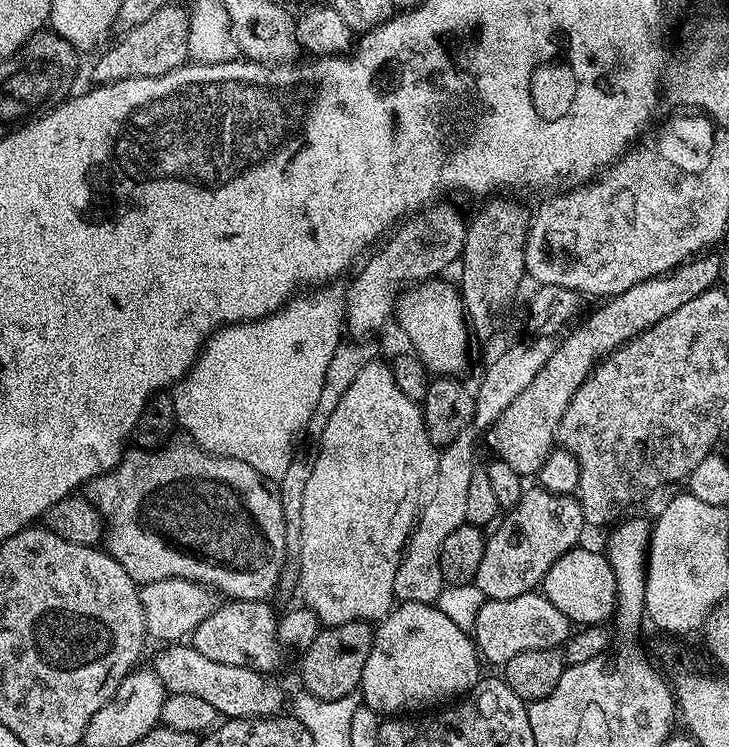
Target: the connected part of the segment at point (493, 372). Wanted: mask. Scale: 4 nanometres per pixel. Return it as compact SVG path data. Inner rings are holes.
M536 336L528 339L532 340L506 349L501 356L496 356L489 362L480 385L475 385L474 388L476 405L472 426L462 430L462 434L458 434L454 442L443 445L439 453L436 475L430 484L432 493L419 509L416 522L412 525L412 533L404 545L404 555L400 557L398 574L394 574L394 594L397 601L436 604L441 590L445 588L440 565L442 542L446 542L449 534L466 522L466 497L470 474L474 470L472 459L476 456L476 432L487 433L492 423L502 414L502 410L506 410L506 406L514 398L518 398L518 394L530 384L534 374L538 374L538 370L542 370L542 366L550 362L550 354L554 354L556 349L557 341L553 337Z

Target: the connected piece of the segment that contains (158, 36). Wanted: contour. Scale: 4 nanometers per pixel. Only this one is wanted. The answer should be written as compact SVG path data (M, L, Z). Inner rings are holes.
M170 2L151 18L146 18L142 26L121 31L121 36L97 58L92 68L92 76L96 79L93 81L102 85L122 82L126 78L158 78L189 63L188 13L187 7L179 8L176 2Z

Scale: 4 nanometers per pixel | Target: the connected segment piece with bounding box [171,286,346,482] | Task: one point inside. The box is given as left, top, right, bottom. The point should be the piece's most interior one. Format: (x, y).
(254, 385)

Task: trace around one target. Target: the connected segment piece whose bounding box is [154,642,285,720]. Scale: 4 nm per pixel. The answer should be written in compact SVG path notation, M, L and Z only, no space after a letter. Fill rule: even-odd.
M176 642L165 648L168 649L161 654L160 661L154 664L154 671L164 681L165 689L169 693L198 694L198 698L210 702L210 706L214 706L214 710L221 717L233 720L279 716L285 711L283 690L265 673L253 672L252 669L243 668L242 666L226 666L226 662L214 662L210 658L206 658L206 654L198 654L196 648L184 642Z

